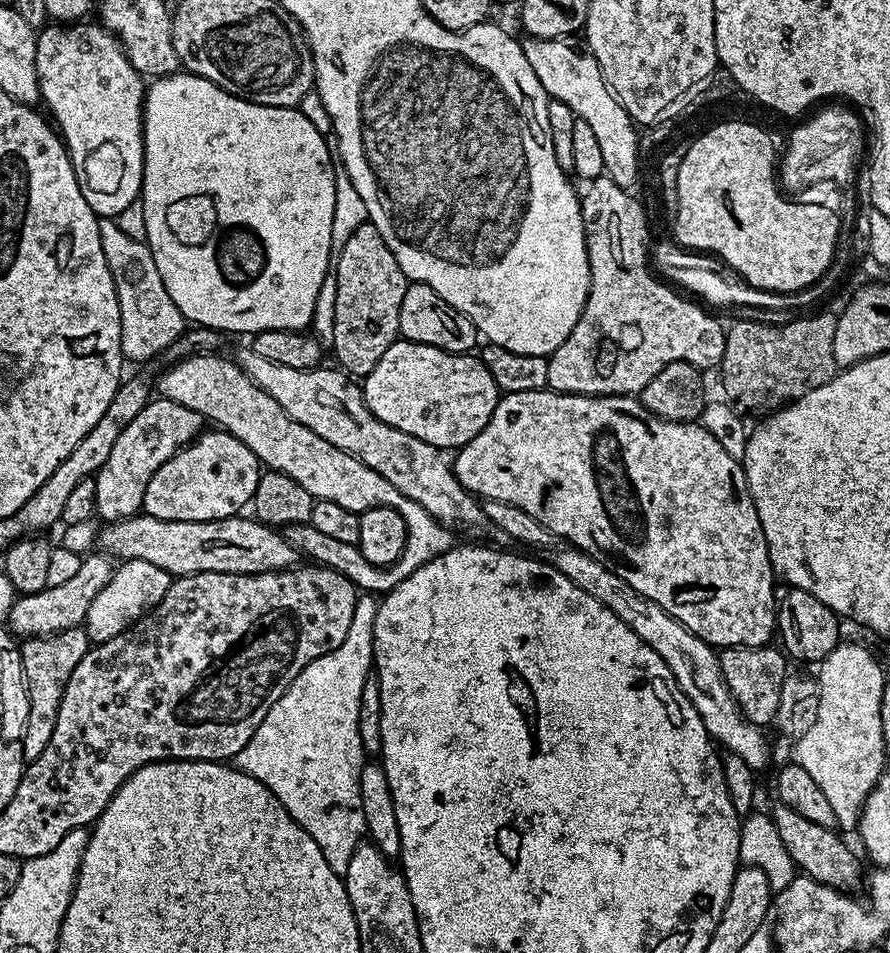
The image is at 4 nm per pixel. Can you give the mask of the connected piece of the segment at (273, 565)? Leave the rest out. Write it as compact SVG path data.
M147 514L127 516L125 520L113 520L103 525L99 551L120 562L151 562L154 566L166 570L173 578L199 572L280 572L297 563L298 553L283 534L269 525L261 524L255 518L247 520L246 517L247 515L237 514L221 520L178 522L154 518Z

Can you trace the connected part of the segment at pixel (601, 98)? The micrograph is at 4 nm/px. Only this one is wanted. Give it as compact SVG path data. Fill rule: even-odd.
M562 36L553 40L525 39L523 46L526 62L534 66L534 74L538 74L538 82L542 82L549 97L566 102L576 119L587 122L590 130L594 130L594 135L598 137L598 147L602 149L602 162L607 176L618 186L631 189L640 172L642 159L638 126L606 86L594 54L583 43L575 44L574 41Z

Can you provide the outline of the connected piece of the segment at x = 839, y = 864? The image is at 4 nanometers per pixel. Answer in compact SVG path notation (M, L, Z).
M775 801L773 805L770 815L775 822L775 829L781 835L787 853L801 873L808 875L820 885L830 886L840 892L850 894L858 890L856 888L859 884L861 887L864 880L862 866L855 852L837 835L839 833L835 829L807 821L802 814L795 813L780 801Z

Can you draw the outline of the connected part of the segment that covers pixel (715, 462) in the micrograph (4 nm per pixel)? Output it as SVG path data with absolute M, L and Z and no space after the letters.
M541 390L538 392L510 392L501 395L496 403L490 422L470 442L466 442L455 453L451 461L452 471L456 473L458 482L467 492L481 501L497 500L510 506L518 506L530 514L530 518L538 518L546 530L553 532L561 541L567 542L573 548L581 548L589 552L595 560L604 561L604 565L618 578L623 578L638 590L650 602L662 606L666 614L670 614L682 626L689 628L694 635L706 643L721 648L762 648L773 639L776 632L776 605L778 591L772 585L774 573L770 554L766 546L766 538L762 534L762 526L758 522L758 510L752 501L752 495L746 482L743 463L730 454L706 430L703 424L693 422L670 422L658 418L646 406L641 404L636 396L579 396Z

